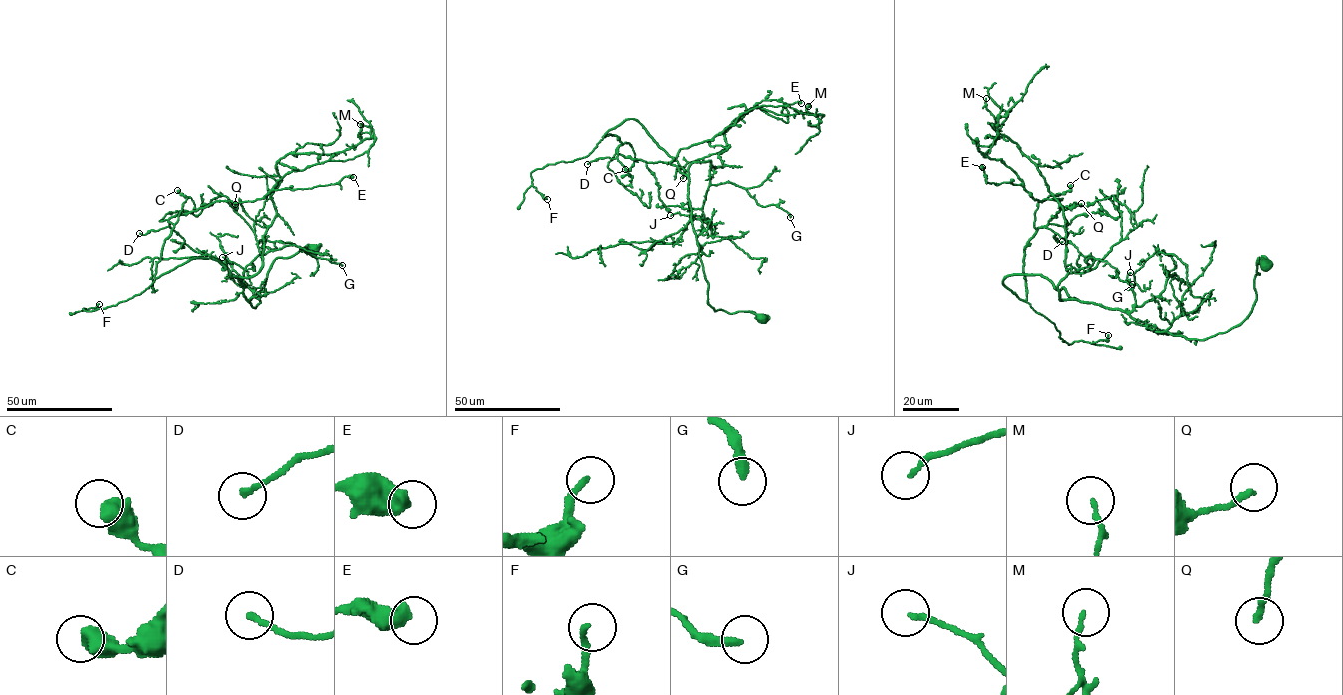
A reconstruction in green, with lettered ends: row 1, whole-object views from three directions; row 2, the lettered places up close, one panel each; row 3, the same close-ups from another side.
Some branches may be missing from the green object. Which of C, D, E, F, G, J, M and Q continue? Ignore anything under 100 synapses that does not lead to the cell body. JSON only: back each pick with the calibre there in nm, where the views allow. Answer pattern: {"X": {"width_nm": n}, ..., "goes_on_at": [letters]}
{"goes_on_at": []}

